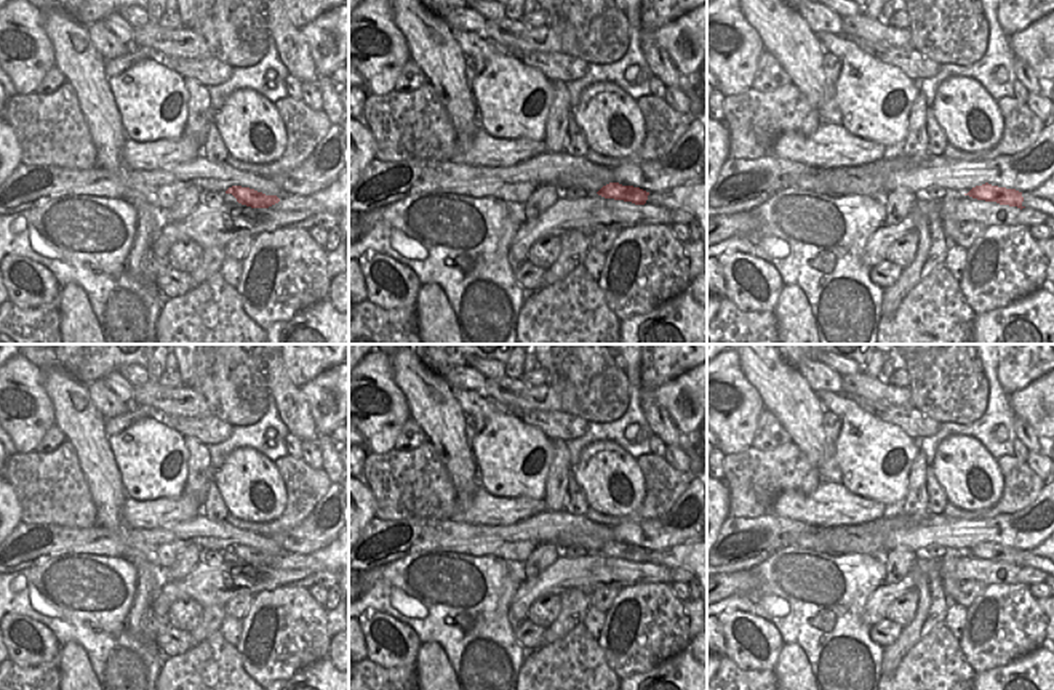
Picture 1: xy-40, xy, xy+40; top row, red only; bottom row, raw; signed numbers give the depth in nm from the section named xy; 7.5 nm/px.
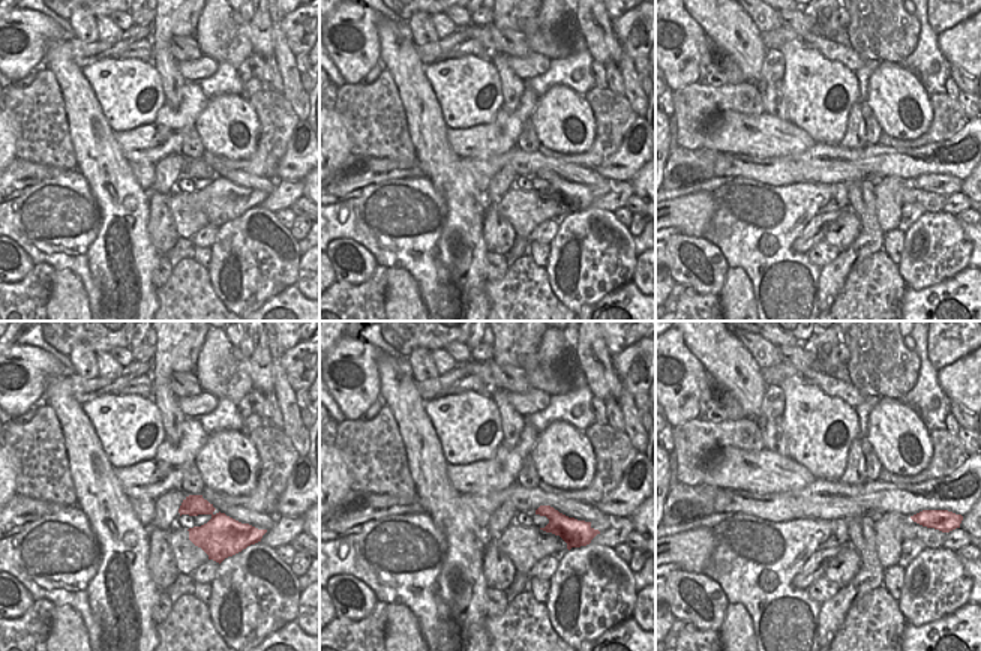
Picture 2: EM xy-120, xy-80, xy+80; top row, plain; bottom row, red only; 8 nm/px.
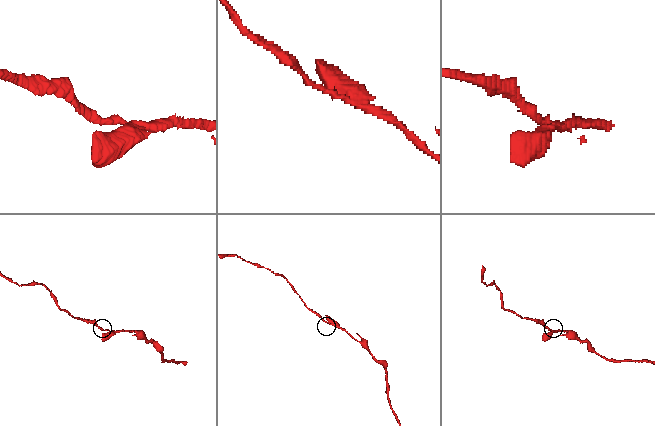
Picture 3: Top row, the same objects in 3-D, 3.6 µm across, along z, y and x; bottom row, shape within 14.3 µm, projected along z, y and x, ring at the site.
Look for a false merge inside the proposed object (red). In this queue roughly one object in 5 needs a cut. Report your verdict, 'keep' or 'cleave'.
keep

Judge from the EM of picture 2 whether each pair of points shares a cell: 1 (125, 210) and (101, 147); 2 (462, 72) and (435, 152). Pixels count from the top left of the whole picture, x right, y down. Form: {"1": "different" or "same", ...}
{"1": "same", "2": "different"}

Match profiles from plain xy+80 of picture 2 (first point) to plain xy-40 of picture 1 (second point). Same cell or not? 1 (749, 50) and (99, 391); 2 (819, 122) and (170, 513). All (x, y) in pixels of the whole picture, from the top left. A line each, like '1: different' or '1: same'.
1: different
2: different

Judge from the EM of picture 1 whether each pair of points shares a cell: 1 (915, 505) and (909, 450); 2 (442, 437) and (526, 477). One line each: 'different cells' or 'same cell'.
1: different cells
2: different cells

